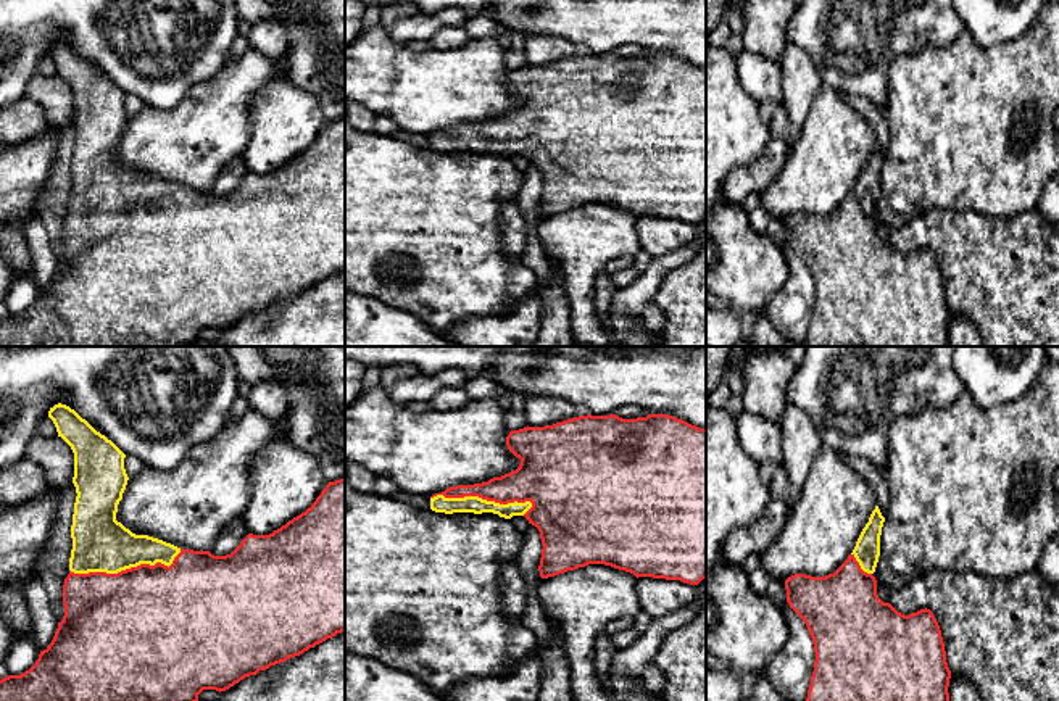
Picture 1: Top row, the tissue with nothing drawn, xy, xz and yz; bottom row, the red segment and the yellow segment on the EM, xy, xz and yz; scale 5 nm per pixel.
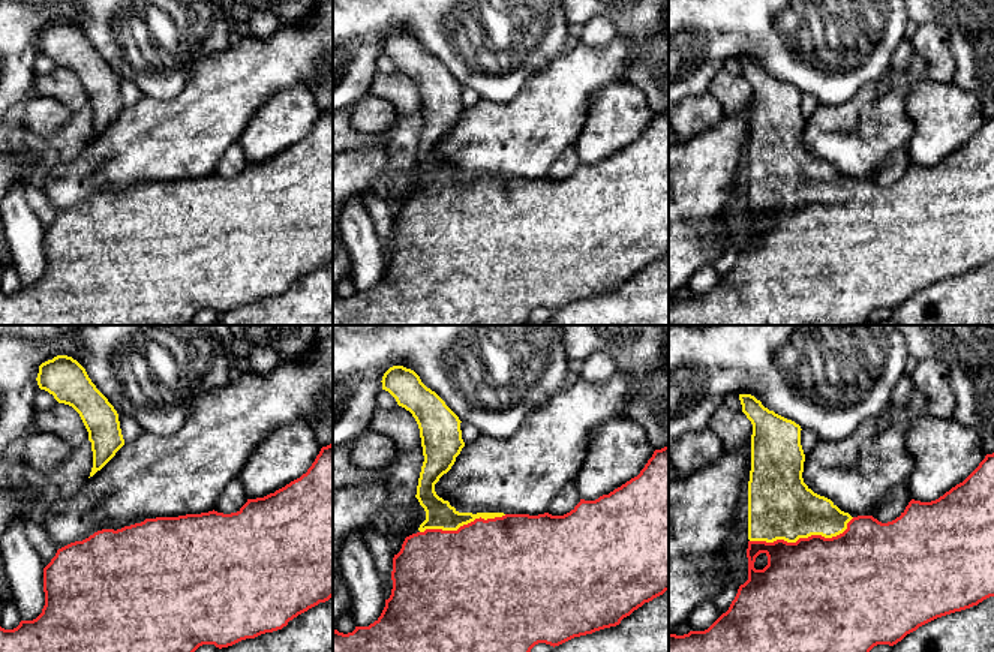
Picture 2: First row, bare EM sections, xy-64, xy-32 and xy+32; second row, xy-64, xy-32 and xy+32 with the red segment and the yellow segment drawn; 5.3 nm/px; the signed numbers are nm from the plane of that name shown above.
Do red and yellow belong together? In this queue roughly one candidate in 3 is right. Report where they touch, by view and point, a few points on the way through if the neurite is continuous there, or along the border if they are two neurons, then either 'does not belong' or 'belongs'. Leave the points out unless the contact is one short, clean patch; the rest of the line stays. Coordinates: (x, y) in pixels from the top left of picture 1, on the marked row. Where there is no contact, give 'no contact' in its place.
contact xy (126, 569); belongs

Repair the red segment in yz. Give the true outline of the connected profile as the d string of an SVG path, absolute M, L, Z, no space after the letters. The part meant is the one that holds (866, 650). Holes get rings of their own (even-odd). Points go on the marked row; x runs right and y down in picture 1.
M878 506L872 511L853 553L825 577L795 574L785 580L787 603L804 620L814 641L814 672L806 701L949 701L951 670L940 625L930 609L909 616L898 612L877 595L875 572L885 517Z

